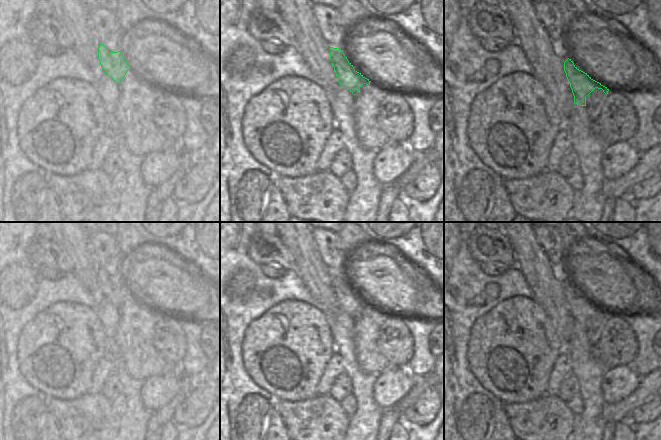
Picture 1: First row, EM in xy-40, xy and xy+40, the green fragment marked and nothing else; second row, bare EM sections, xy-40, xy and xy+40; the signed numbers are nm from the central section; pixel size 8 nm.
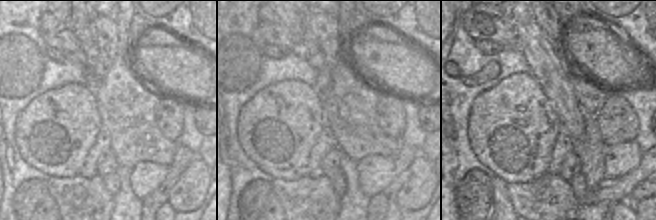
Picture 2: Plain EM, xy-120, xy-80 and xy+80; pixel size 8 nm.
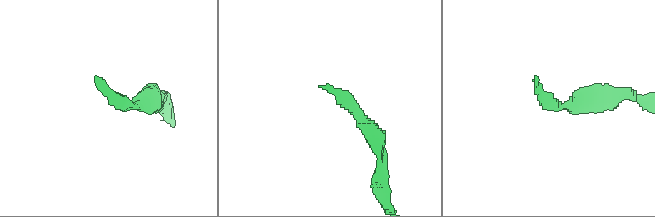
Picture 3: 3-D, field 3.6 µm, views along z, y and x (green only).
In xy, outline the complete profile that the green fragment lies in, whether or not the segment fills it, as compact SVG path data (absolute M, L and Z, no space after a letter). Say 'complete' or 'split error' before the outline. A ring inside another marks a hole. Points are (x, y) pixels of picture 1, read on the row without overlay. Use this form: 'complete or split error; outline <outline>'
complete; outline M330 271L330 285L340 310L347 312L354 320L363 308L370 308L369 303L354 293L341 273Z

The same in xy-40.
complete; outline M103 268L98 271L98 283L104 295L114 306L119 308L130 291L121 275L109 276Z

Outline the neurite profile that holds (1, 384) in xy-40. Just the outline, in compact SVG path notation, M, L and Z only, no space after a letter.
M0 379L0 440L4 440L4 385Z

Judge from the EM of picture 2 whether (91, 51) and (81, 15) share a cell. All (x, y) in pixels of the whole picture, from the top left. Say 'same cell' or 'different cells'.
same cell

